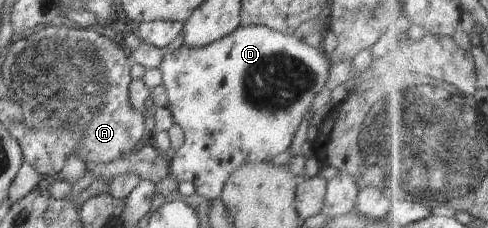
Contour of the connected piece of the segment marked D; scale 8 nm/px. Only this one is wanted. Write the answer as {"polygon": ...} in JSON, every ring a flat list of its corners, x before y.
{"polygon":[[251,25,249,27,236,28,231,34,224,36,221,40,213,42,203,48,189,48,185,44,175,50,164,49,161,64,159,65,160,74,162,75,162,84,165,87,168,98,168,109,173,116,173,122,179,124,184,132,183,145,175,151,175,155,169,161,170,174,174,175,178,183,192,182,195,186,195,193,205,197,207,200,219,199,223,186,229,178,229,174,233,174,239,166,247,164,247,162,267,162,271,161,277,154,283,154,289,150,291,141,293,140,296,130,301,124,301,120,307,112,311,110,311,105,318,92,323,90,329,78,329,68,331,62,329,56,322,49,313,48,305,41,299,40,294,34,286,35,277,32,272,28,264,25]]}

